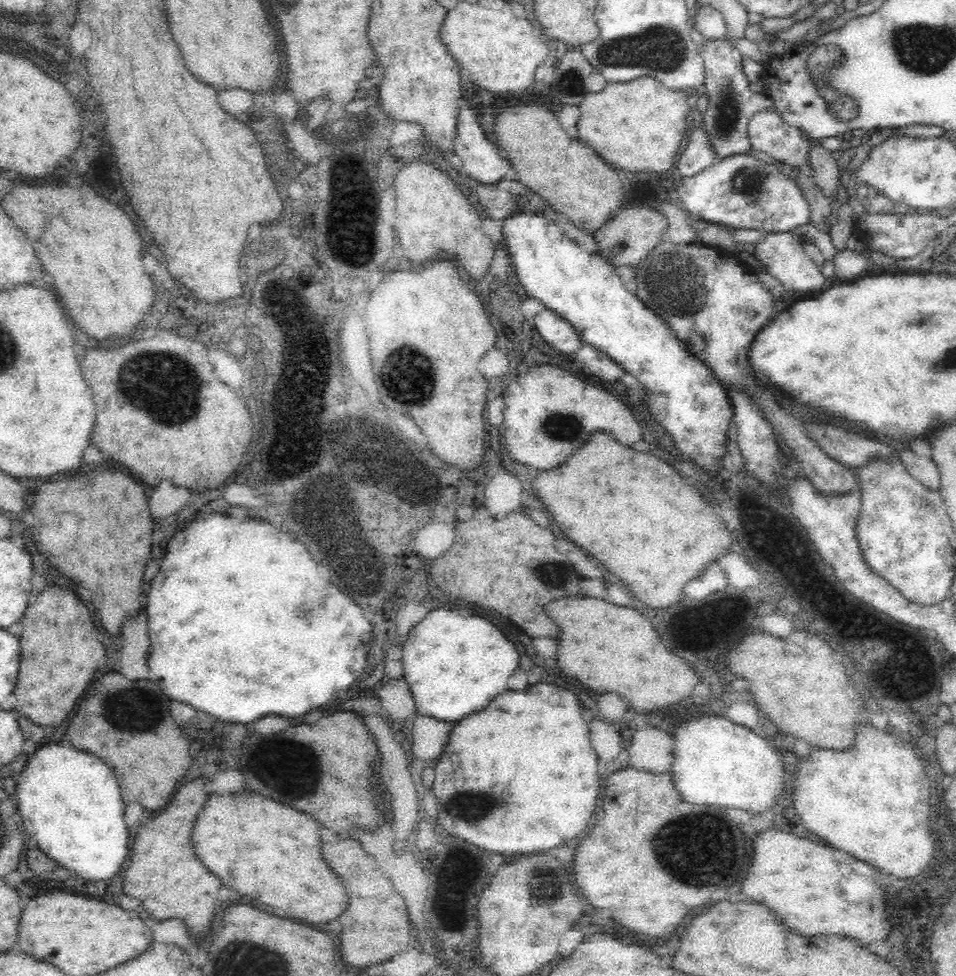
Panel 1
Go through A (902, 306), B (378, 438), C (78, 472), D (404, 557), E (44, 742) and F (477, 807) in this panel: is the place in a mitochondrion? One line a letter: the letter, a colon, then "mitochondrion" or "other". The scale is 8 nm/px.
A: other
B: mitochondrion
C: other
D: other
E: other
F: mitochondrion

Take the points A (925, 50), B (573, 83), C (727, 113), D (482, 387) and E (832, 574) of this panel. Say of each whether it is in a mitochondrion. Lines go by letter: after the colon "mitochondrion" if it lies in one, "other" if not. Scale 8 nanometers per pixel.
A: mitochondrion
B: mitochondrion
C: mitochondrion
D: other
E: other

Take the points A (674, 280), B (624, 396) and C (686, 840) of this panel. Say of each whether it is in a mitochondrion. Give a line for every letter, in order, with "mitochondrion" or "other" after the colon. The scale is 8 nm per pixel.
A: mitochondrion
B: other
C: mitochondrion

